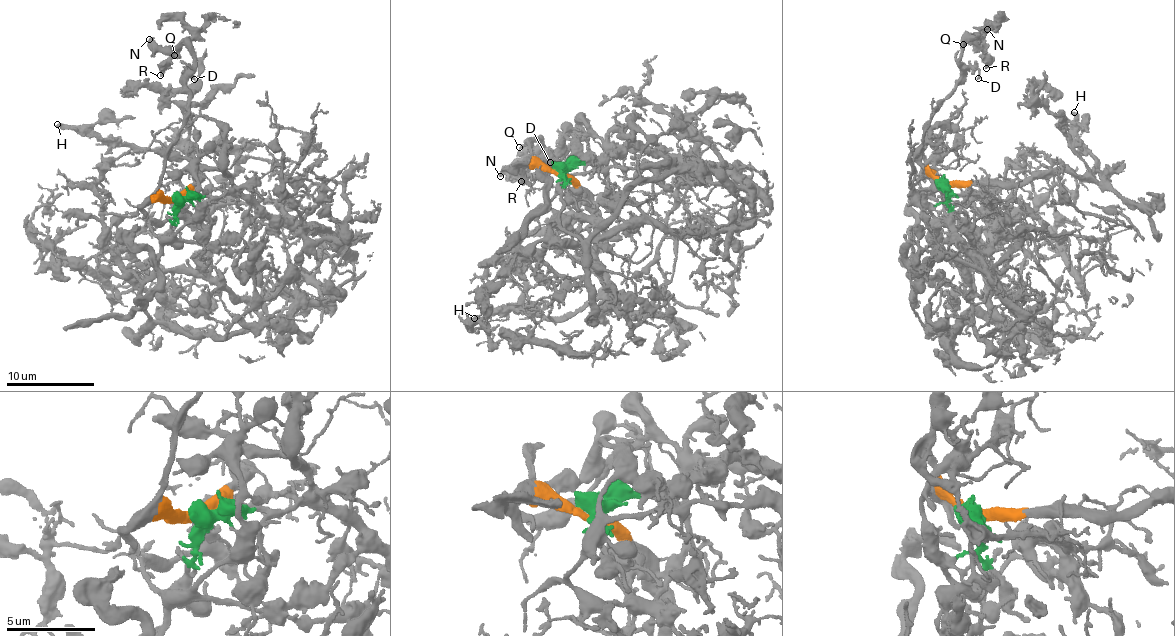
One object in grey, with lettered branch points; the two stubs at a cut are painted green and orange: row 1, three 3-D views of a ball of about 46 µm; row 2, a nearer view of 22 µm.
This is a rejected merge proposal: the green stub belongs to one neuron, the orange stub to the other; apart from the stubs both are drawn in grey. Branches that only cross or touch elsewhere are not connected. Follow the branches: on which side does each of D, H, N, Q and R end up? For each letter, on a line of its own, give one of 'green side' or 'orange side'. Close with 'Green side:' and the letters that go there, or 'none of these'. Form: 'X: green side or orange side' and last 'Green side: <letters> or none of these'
D: orange side
H: orange side
N: orange side
Q: orange side
R: orange side
Green side: none of these

